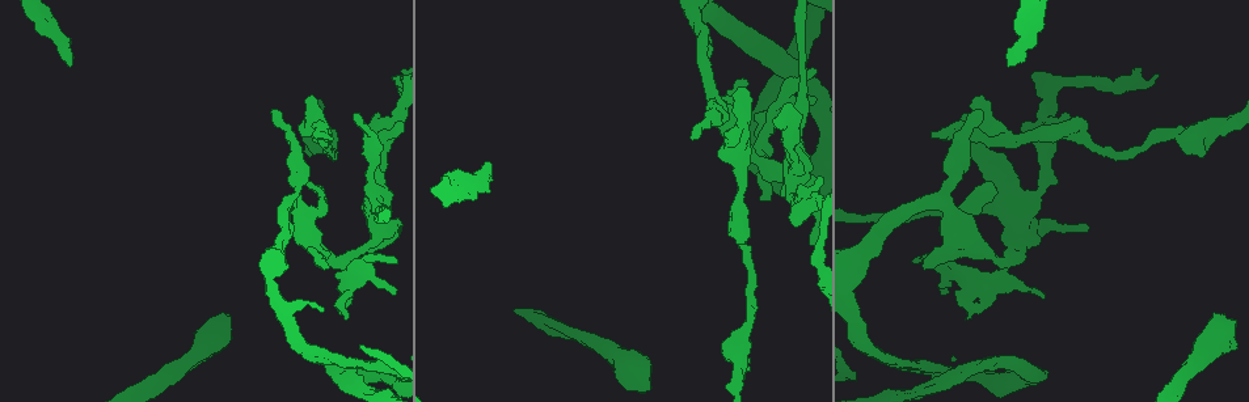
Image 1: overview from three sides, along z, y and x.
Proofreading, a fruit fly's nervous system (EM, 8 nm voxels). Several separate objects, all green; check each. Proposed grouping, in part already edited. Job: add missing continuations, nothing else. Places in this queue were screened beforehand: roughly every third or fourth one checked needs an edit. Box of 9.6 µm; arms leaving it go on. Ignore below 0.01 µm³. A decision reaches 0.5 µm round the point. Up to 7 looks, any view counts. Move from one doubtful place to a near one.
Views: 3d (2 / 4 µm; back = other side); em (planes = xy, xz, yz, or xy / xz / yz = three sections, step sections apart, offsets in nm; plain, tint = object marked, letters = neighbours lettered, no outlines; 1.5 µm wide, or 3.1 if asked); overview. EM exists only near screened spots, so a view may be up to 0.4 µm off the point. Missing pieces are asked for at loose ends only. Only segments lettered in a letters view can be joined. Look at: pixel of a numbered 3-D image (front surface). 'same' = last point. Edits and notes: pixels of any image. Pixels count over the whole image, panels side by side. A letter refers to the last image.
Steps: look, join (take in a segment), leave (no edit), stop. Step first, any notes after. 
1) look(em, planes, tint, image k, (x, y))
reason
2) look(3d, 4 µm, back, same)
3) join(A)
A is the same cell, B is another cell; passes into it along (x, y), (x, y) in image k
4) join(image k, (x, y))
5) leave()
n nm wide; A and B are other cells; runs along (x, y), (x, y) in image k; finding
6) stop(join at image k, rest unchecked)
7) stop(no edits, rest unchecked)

look(em, planes, letters, image 1, (809, 243))
free end

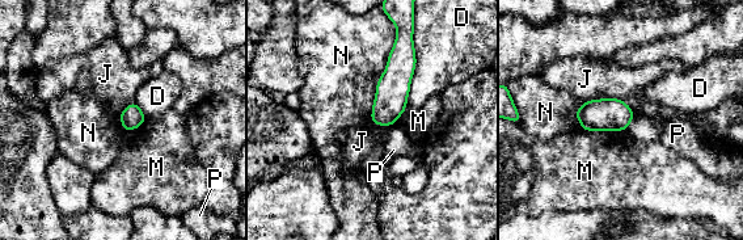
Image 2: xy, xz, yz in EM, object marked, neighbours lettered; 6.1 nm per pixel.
leave()
D, J, M, N and P are other cells; border along (397, 29), (376, 84), (371, 122) in image 2; none of them fits

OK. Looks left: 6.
look(em, yz, step 8, letters, image 1, (762, 201))
an open end

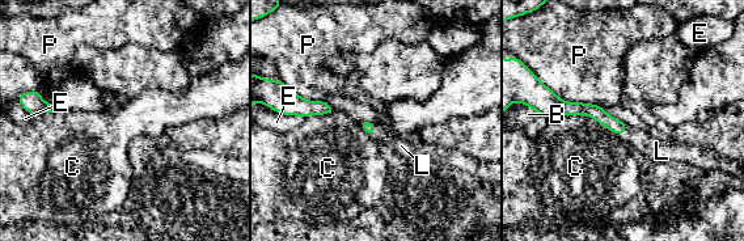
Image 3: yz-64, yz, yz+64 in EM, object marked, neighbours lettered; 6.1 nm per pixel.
join(L)
C touches over 420 nm; L is the same cell, B, C, E and P are other cells; it goes on there

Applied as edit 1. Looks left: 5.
look(overview)
redraw

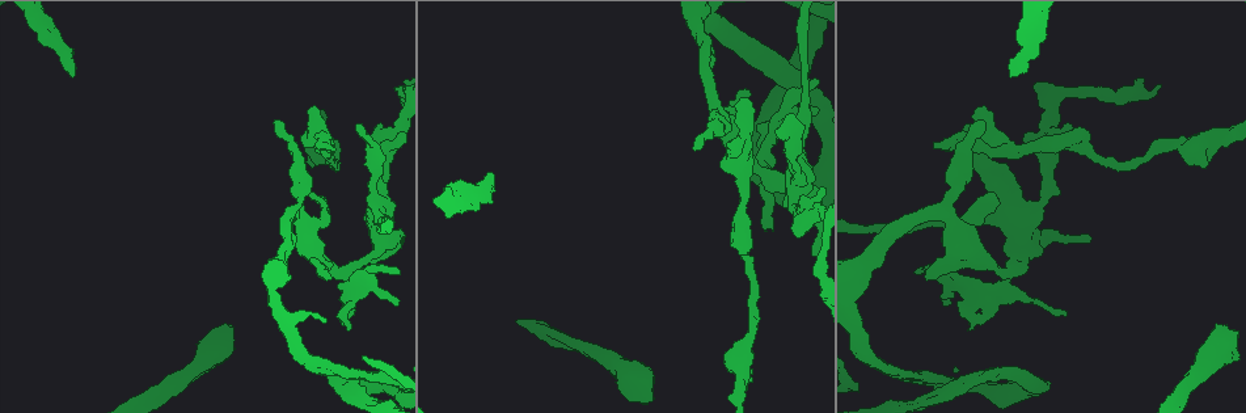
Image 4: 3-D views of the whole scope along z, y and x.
look(3d, 4 µm, image 4, (935, 142))
an open end

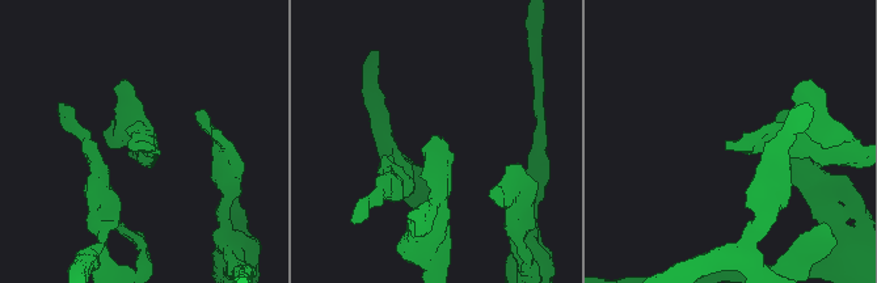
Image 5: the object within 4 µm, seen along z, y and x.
look(em, planes, letters, image 5, (436, 138))
now the EM

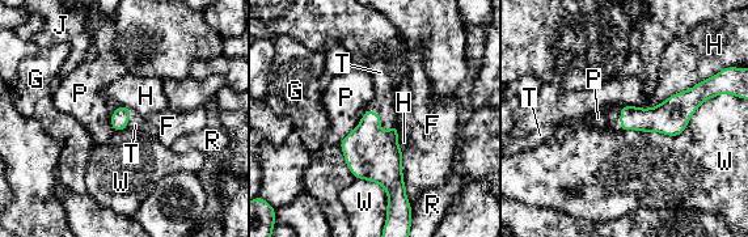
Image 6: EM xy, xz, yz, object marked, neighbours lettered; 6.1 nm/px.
join(T)
W touches over 600 nm; T is the same cell, F, G, H, J, P, R and W are other cells; it goes on there

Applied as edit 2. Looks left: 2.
stop(join at image 3, join at image 6, rest unchecked)

